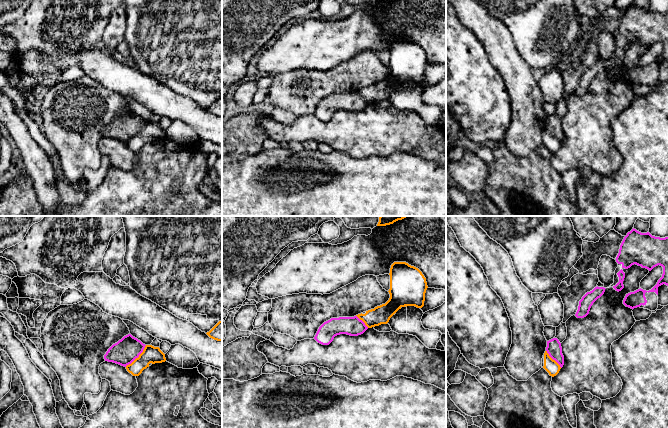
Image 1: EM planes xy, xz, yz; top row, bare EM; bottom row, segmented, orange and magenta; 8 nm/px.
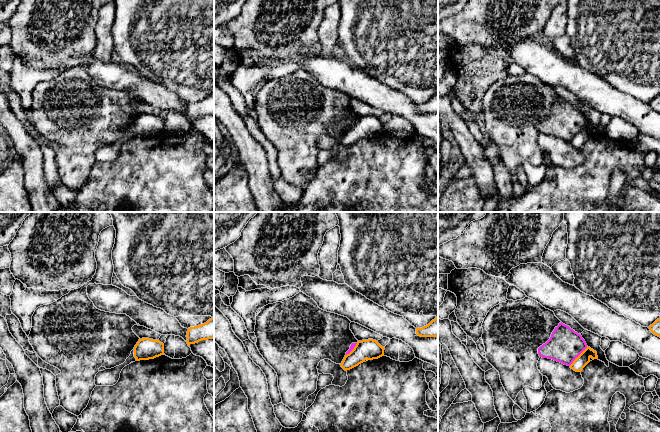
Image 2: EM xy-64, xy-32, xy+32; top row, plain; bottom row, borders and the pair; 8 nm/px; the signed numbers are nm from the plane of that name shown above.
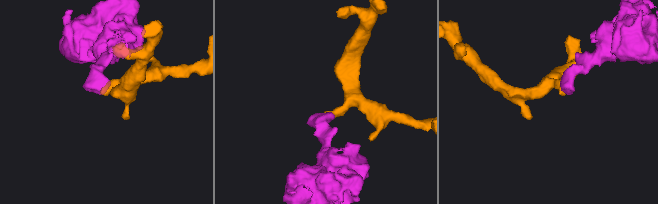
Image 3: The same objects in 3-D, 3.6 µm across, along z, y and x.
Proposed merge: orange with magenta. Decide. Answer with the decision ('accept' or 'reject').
reject

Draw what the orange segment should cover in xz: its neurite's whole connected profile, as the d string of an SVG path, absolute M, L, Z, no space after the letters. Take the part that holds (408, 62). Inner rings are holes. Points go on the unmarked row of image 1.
M394 38L390 44L389 76L365 90L356 91L368 104L387 100L402 83L422 84L428 64L422 48L406 38Z

